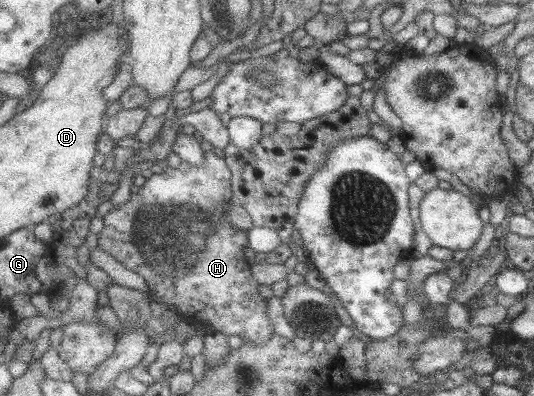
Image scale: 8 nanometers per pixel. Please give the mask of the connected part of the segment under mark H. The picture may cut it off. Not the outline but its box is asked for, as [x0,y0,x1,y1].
[100,150,276,345]

